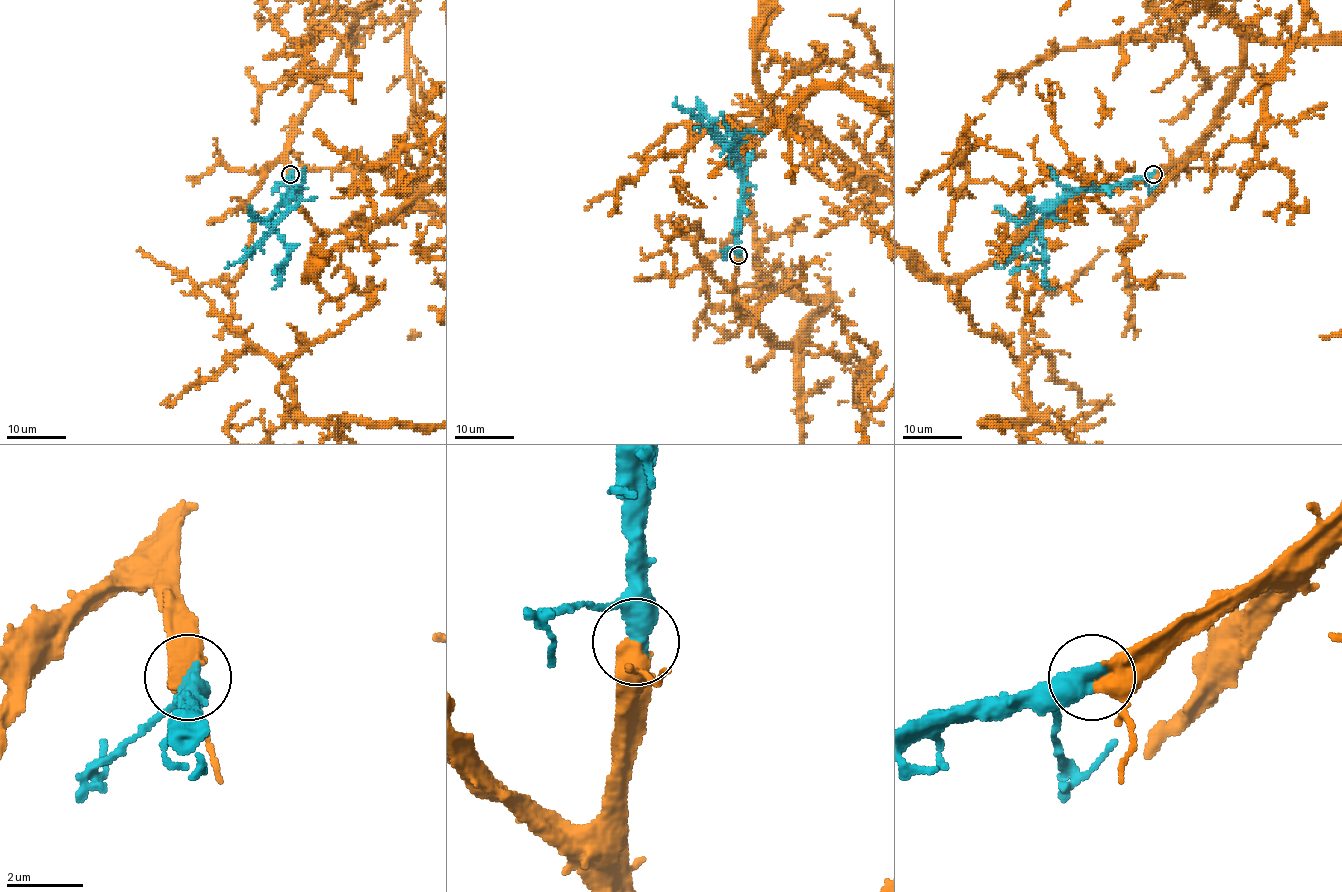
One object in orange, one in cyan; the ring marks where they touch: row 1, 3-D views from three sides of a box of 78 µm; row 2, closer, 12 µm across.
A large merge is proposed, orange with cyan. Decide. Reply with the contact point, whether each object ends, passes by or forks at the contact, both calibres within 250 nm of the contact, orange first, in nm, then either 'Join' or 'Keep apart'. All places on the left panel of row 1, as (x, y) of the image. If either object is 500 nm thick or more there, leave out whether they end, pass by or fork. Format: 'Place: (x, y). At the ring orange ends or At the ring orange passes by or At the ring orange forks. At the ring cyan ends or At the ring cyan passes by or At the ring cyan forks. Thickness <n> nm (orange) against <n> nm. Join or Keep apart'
Place: (290, 174). Thickness 440 nm (orange) against 550 nm. Join

